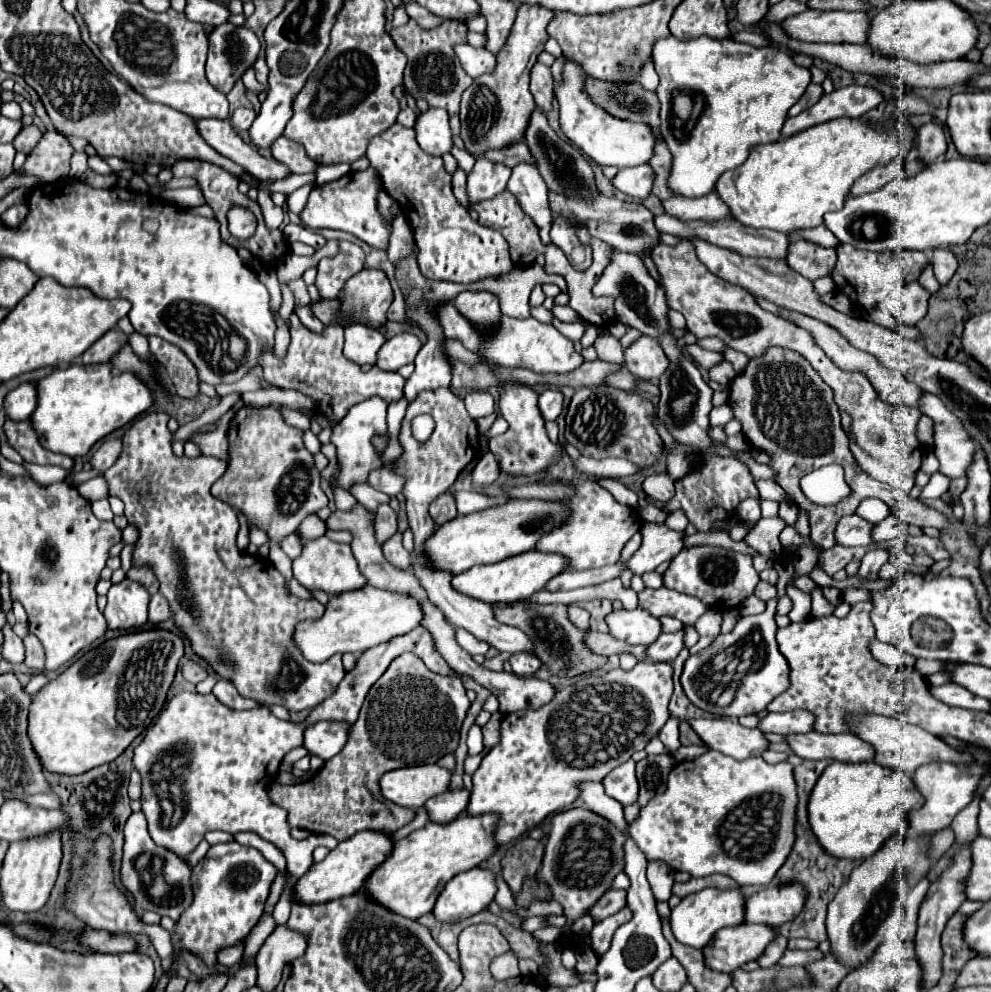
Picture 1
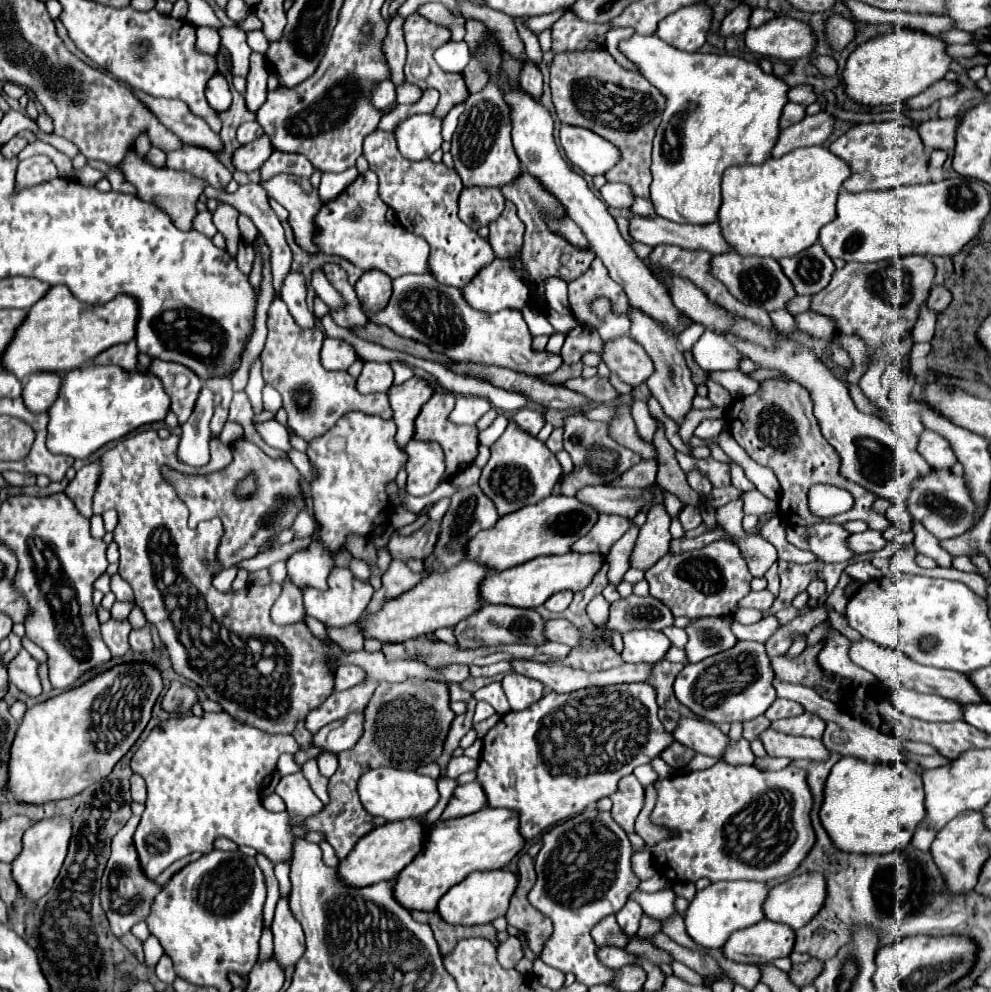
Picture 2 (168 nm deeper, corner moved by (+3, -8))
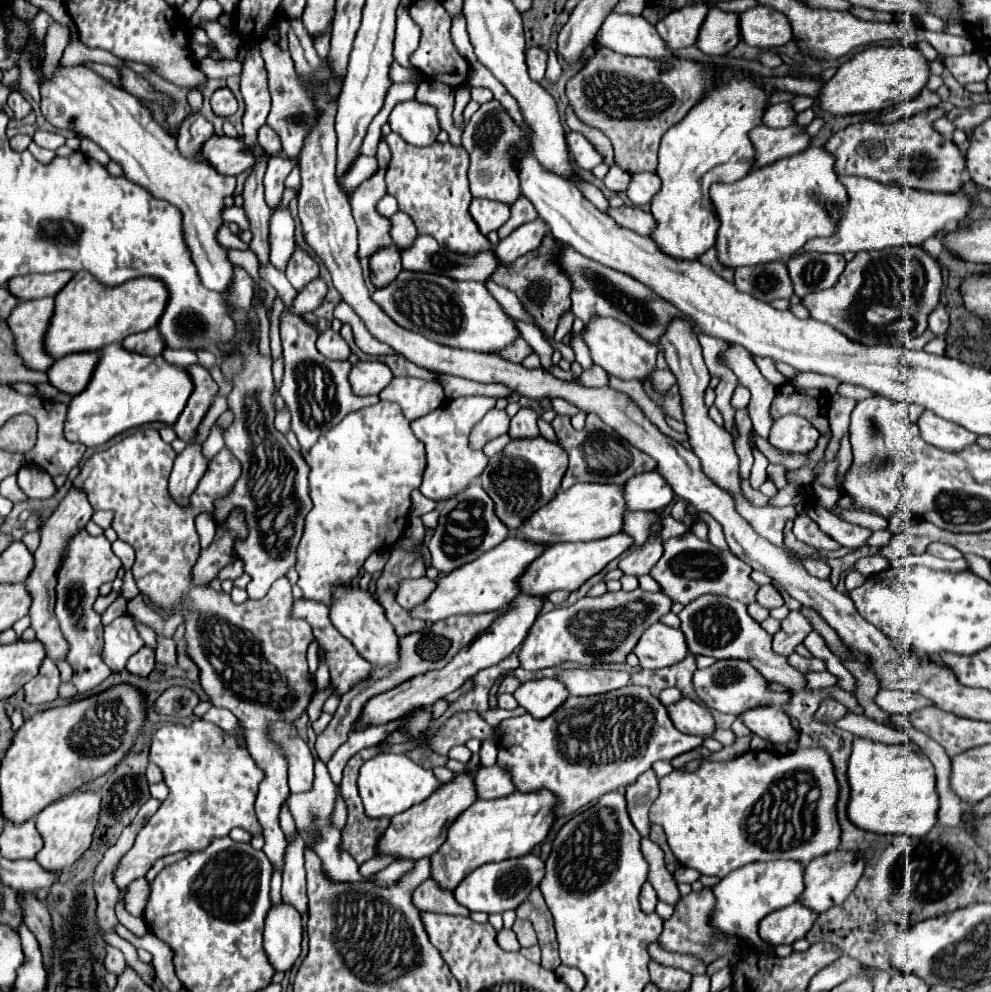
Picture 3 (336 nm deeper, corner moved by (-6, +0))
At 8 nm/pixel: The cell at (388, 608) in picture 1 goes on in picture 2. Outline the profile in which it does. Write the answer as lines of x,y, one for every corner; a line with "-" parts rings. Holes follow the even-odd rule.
460,562
444,574
436,572
432,576
426,576
408,592
386,600
378,612
364,612
358,628
364,638
374,638
380,642
406,642
422,634
434,634
444,626
456,626
456,622
468,618
480,608
478,582
486,574
488,568
476,562

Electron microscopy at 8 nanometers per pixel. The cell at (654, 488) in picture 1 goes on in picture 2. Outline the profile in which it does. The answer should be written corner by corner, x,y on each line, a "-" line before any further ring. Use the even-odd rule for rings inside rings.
652,504
648,510
646,524
640,528
640,536
636,540
632,552
632,568
650,568
656,560
660,560
670,546
670,516
664,504

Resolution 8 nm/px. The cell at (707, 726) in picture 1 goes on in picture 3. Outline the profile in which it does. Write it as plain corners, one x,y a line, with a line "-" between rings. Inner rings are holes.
681,698
675,704
665,706
671,722
677,726
677,730
685,734
697,734
697,736
711,736
715,730
713,716
709,708
703,704
691,700
691,698

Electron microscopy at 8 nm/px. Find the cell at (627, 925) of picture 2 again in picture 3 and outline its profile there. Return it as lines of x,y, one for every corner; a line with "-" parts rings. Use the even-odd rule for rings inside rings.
645,882
645,884
643,884
643,890
641,890
641,898
639,898
639,900
641,900
641,910
643,910
643,912
647,912
647,914
649,914
649,912
653,912
653,910
655,910
655,906
657,906
657,900
659,900
659,898
657,898
655,888
653,888
649,882

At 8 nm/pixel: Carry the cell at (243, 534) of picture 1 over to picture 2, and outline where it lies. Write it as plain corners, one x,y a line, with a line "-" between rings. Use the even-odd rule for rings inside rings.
236,566
222,570
222,572
219,572
213,580
214,587
217,590
220,590
220,592
227,592
231,588
237,572
238,569

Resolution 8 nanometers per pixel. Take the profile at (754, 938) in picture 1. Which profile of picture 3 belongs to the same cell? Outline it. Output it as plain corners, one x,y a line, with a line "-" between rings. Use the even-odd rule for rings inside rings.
793,902
785,908
767,914
759,922
759,936
769,946
779,946
785,942
793,944
795,940
805,938
815,920
817,920
815,910
809,910
801,902

